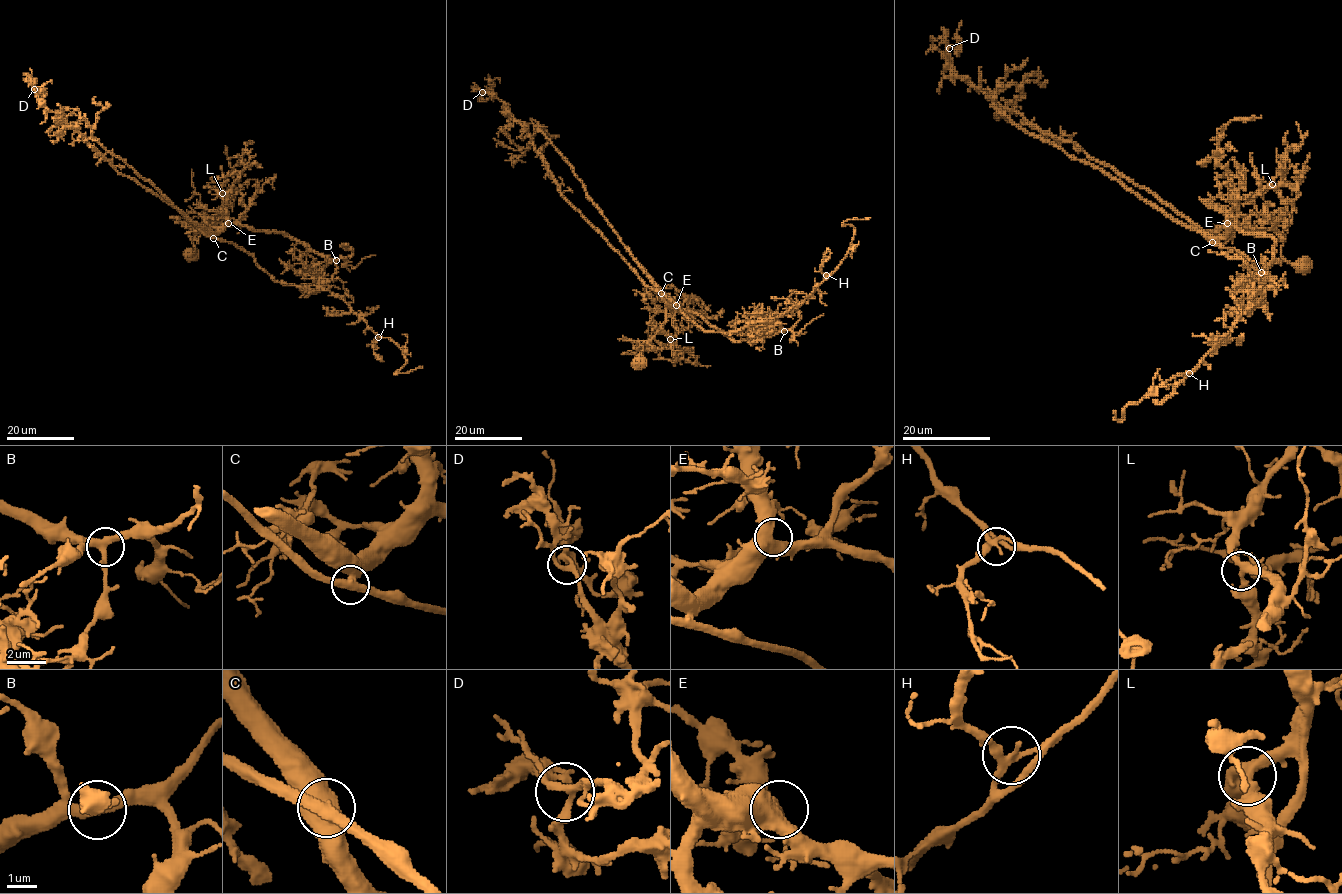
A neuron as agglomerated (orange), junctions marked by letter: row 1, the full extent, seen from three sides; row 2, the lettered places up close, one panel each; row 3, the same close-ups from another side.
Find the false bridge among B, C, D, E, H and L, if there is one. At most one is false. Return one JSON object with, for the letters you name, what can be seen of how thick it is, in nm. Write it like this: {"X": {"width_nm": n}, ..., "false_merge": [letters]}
{"C": {"width_nm": 400}, "false_merge": ["C"]}

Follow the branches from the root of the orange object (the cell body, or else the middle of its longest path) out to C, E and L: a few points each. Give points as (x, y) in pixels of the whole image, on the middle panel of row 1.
C: (638, 362), (643, 346), (637, 348), (653, 337), (666, 317), (666, 303), (661, 293)
E: (638, 362), (643, 346), (637, 348), (664, 322), (666, 308), (676, 305)
L: (638, 362), (643, 346), (637, 348), (664, 322), (666, 308), (674, 306), (676, 333), (670, 339)

